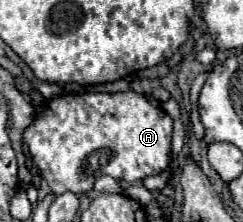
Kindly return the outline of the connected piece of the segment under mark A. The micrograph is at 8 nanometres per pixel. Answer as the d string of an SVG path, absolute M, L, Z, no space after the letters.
M133 90L115 93L83 92L61 94L53 98L47 108L37 114L35 122L25 130L23 142L29 146L29 154L33 156L35 166L57 196L63 192L83 196L103 174L125 182L137 182L145 180L147 176L161 174L169 166L171 134L173 120L169 118L169 114L151 104L144 95Z

